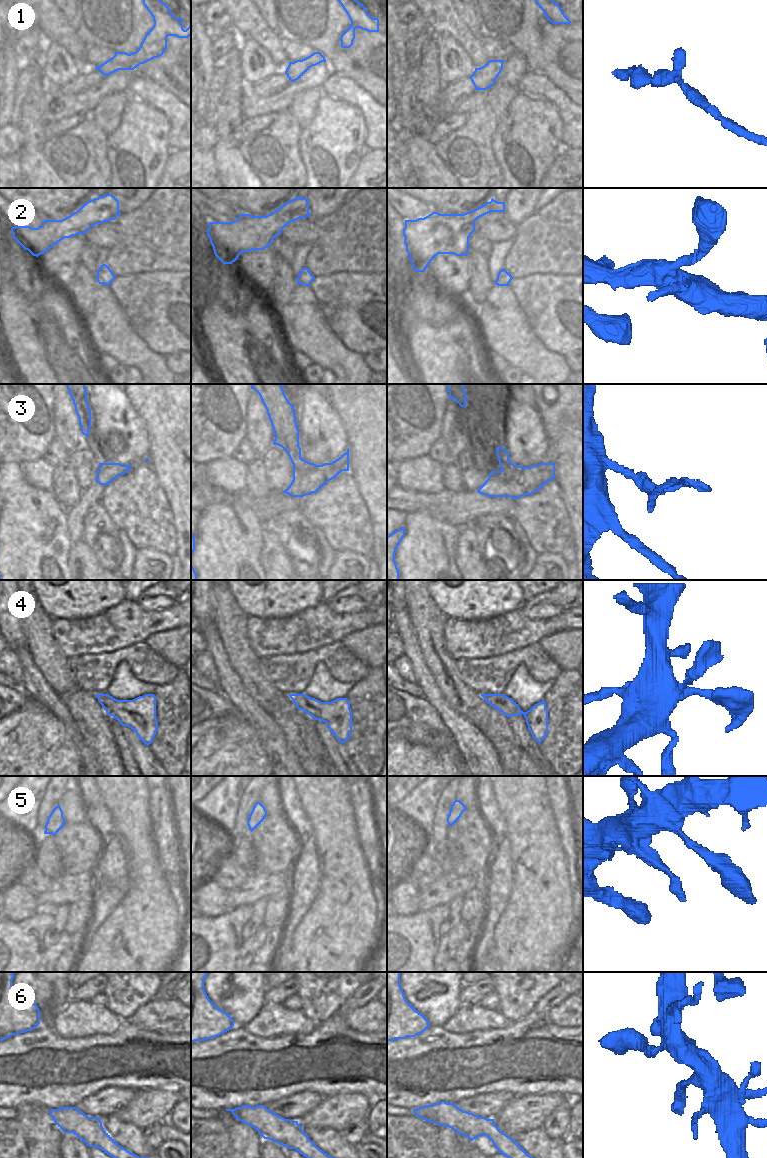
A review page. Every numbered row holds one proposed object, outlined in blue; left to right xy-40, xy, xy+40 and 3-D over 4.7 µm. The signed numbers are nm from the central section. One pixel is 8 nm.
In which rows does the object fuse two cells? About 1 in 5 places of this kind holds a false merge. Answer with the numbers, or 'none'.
none

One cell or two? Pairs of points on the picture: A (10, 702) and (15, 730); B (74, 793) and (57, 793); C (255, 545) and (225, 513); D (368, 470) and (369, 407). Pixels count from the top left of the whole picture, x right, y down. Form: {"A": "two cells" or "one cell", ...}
{"A": "two cells", "B": "two cells", "C": "one cell", "D": "one cell"}

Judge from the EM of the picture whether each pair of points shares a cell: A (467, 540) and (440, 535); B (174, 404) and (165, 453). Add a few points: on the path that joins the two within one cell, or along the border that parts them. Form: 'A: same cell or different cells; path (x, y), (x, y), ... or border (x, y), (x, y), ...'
A: different cells; border (459, 529), (454, 561)
B: same cell; path (174, 416), (174, 441)

